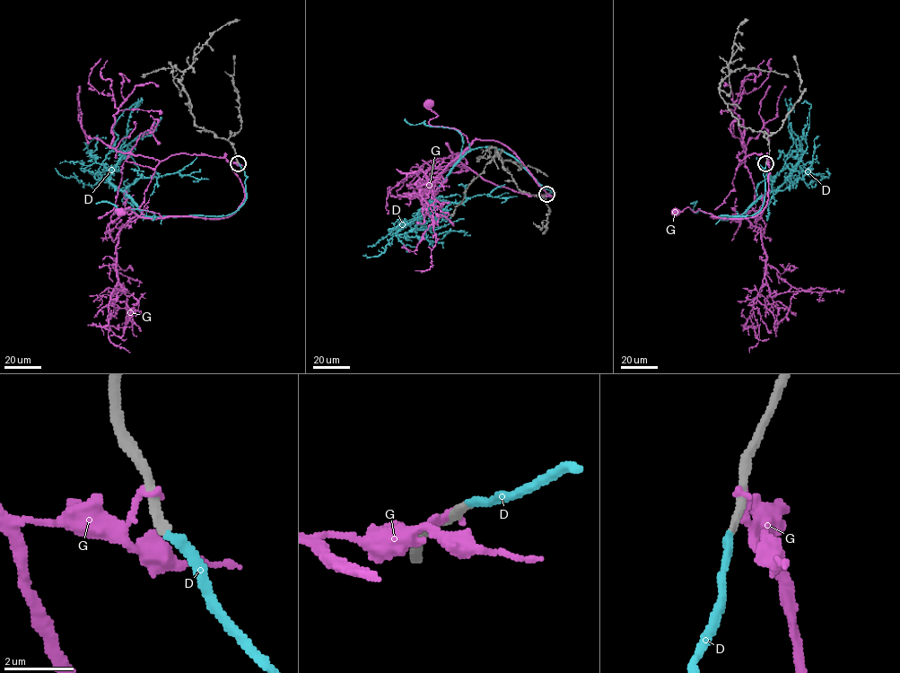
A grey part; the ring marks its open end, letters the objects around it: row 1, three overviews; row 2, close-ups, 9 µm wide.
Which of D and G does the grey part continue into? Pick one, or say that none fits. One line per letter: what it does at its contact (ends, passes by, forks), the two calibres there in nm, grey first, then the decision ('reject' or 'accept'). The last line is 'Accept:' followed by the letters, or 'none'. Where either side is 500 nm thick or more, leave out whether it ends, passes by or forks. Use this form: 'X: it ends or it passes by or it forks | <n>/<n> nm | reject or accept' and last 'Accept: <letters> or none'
D: it ends | 260/260 nm | accept
G: it ends | 280/240 nm | reject
Accept: D

